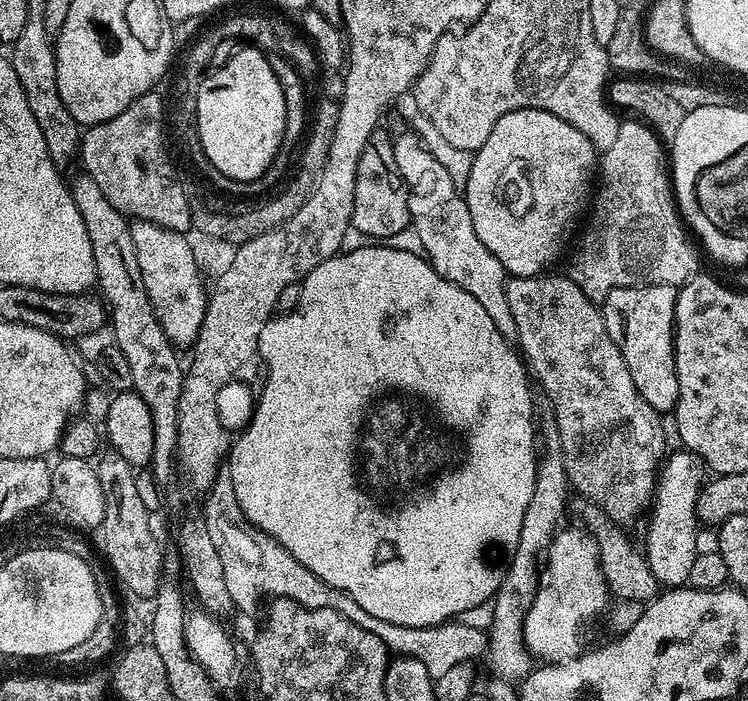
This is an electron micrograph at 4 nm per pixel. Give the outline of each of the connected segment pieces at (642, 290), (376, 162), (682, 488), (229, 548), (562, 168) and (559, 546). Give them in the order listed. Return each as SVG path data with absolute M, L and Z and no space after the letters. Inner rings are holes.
M643 284L640 288L615 288L602 301L606 330L622 350L626 370L638 386L638 394L661 414L671 413L678 402L676 373L676 309L677 289L665 284Z
M383 131L372 133L362 156L358 162L358 174L354 186L354 214L352 226L362 230L362 233L372 235L380 242L388 235L406 230L412 223L408 209L408 187L404 185L402 174L398 170L398 162L394 162L392 140L384 137Z
M686 450L673 451L657 473L656 490L648 512L646 548L644 555L658 582L666 588L683 587L690 576L691 567L698 551L696 545L697 498L704 484L702 466L694 455Z
M221 470L216 475L216 481L203 500L202 519L206 530L210 530L214 550L218 550L218 559L222 562L222 571L226 574L226 587L230 589L230 598L239 611L240 608L244 612L254 611L260 604L260 595L293 600L304 608L320 608L322 578L310 574L310 570L306 570L306 566L295 560L277 540L250 523L238 506L238 494L234 494L234 482L226 470Z
M523 108L514 110L510 114L502 114L502 118L498 118L498 122L494 122L494 130L490 130L490 138L486 138L486 142L472 157L470 178L462 186L462 195L470 210L470 218L474 218L474 230L478 234L478 238L482 238L482 246L486 246L486 250L490 250L490 254L494 254L494 258L498 258L498 262L502 262L505 273L508 276L539 276L545 270L551 269L548 267L559 258L560 251L563 250L564 243L568 240L568 235L572 231L574 231L573 233L577 231L578 225L589 207L597 176L598 149L590 142L590 138L586 138L586 134L582 134L582 130L574 130L574 126L570 126L570 122L562 122L562 118L558 118L546 110Z
M561 527L552 538L546 555L542 560L540 569L540 585L536 587L536 597L524 619L524 646L528 649L529 656L544 664L560 664L563 660L572 660L581 655L580 635L584 627L595 616L604 612L604 607L610 603L610 595L606 578L603 576L599 560L599 548L595 538L583 527Z

